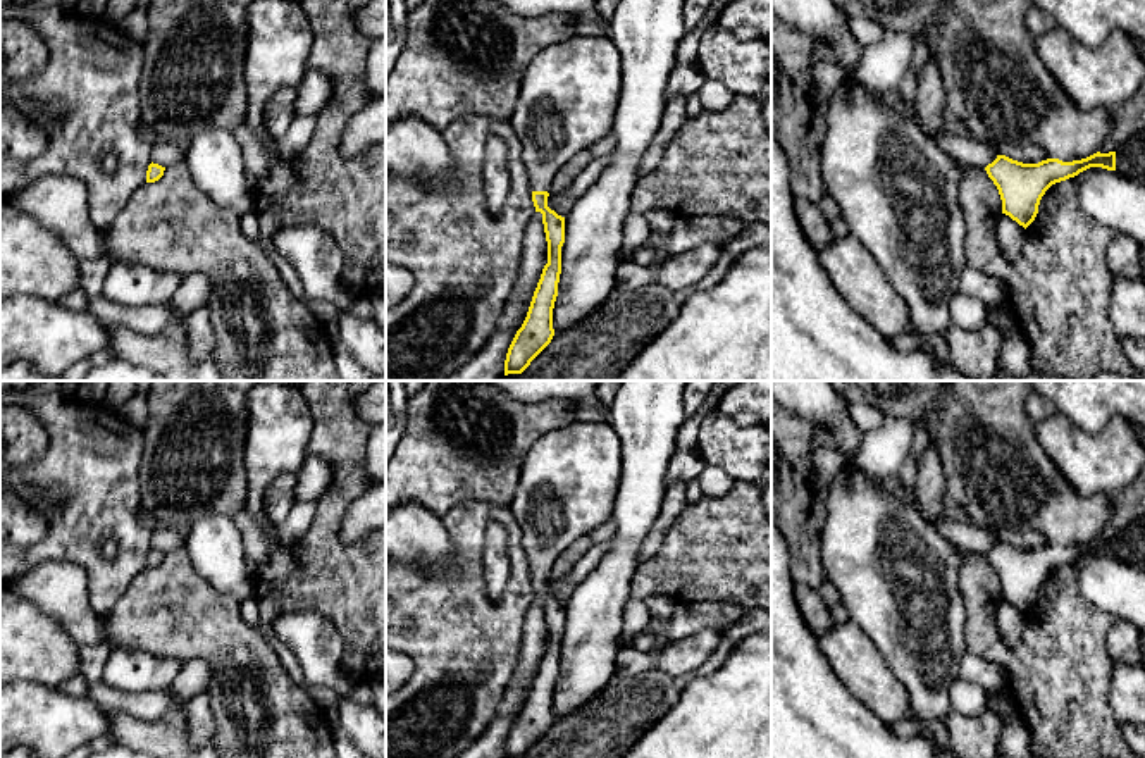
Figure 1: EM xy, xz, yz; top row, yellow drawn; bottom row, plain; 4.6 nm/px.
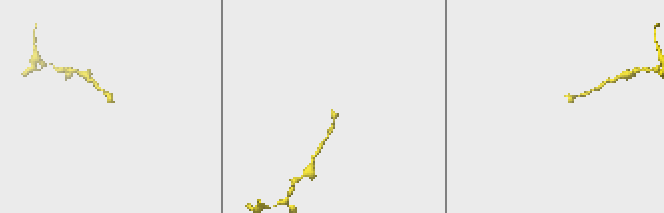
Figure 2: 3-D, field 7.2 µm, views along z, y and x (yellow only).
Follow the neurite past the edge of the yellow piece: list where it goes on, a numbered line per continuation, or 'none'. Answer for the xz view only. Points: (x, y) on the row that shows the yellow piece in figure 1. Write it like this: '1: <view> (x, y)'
1: xz (569, 95)

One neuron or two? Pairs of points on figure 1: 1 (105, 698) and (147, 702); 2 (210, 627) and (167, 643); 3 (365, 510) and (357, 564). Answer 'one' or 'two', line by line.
1: one
2: one
3: two

